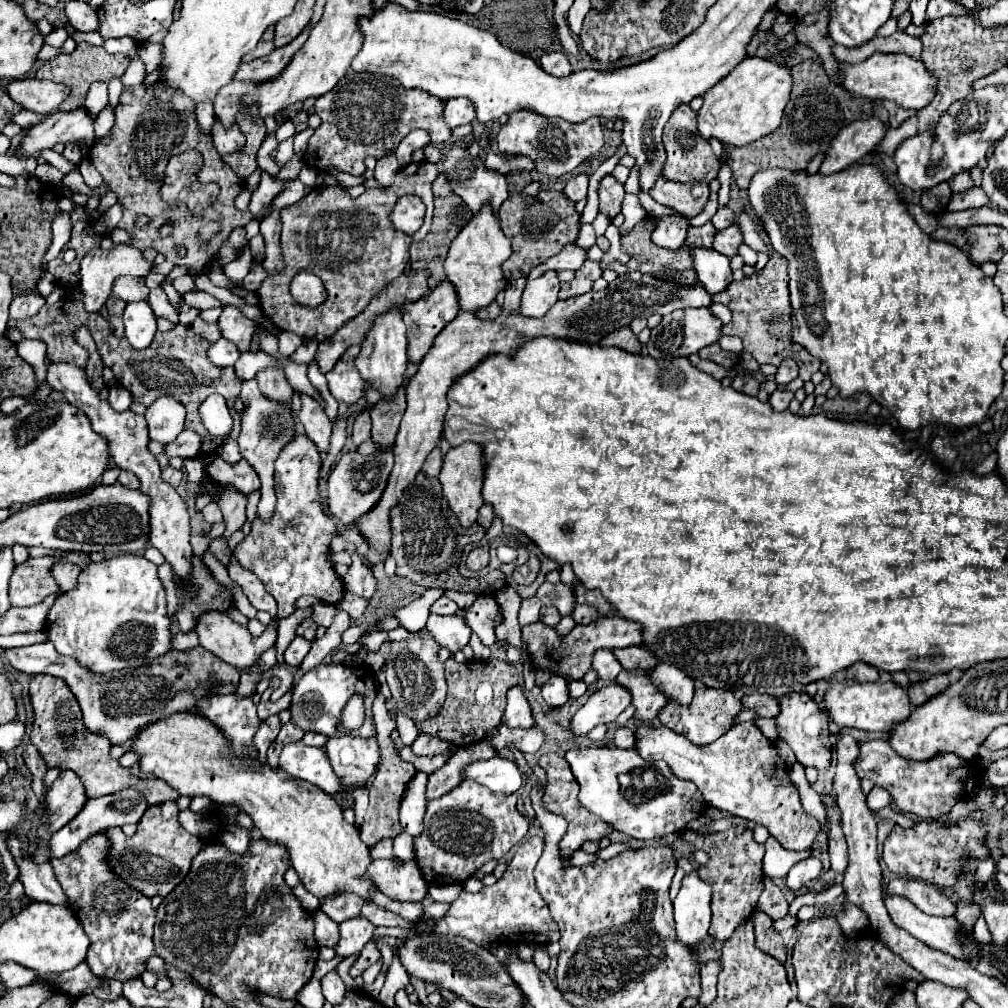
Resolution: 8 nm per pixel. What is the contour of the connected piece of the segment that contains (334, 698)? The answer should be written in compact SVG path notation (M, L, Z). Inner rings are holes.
M319 664L317 668L309 670L301 676L301 680L291 690L291 722L295 722L305 732L321 732L327 736L341 736L341 734L353 734L353 736L373 736L372 704L377 695L375 678L369 670L359 670L347 664ZM355 694L361 694L364 698L365 722L359 730L345 730L341 728L341 712L347 704L347 700Z

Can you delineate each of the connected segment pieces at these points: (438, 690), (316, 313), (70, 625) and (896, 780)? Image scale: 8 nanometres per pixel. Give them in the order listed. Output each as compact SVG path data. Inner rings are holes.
M421 630L417 636L393 642L391 654L385 660L387 684L391 688L393 702L399 712L405 712L413 720L431 718L433 714L437 714L437 710L441 710L447 698L447 682L443 674L443 662L439 660L439 650L441 644L437 644L427 630Z
M411 162L409 166L401 168L395 182L389 188L383 190L367 190L359 198L351 198L345 190L335 188L335 186L315 186L301 202L285 206L281 210L281 222L283 222L283 232L281 232L281 248L283 248L283 258L285 258L285 270L277 276L269 276L261 288L259 288L259 300L261 300L261 310L263 314L281 330L295 332L301 338L329 338L333 336L347 320L355 318L365 310L365 306L371 302L371 298L381 292L389 282L393 282L397 276L403 274L407 262L409 262L409 246L413 240L421 240L427 236L429 226L431 226L431 216L433 216L433 192L431 192L431 182L437 178L437 166L429 162ZM415 194L423 200L427 206L425 222L423 226L413 234L407 236L405 232L395 230L389 214L395 206L395 202L401 196ZM299 270L309 270L315 276L319 276L329 292L329 300L321 304L319 308L303 308L299 306L293 296L289 294L289 284L293 276Z
M123 554L123 556L115 556L111 560L103 560L99 564L89 564L87 568L81 570L79 574L79 580L77 580L77 586L69 592L63 592L55 598L49 614L47 614L47 624L51 628L47 628L47 640L51 640L55 644L55 650L63 656L73 656L77 658L81 664L87 664L93 672L109 672L109 670L123 670L123 666L141 666L145 662L153 662L157 656L161 654L167 654L171 652L171 620L165 616L165 610L167 610L167 600L165 600L165 590L163 590L163 584L159 582L157 578L157 566L151 564L149 560L145 560L143 556L137 556L137 554Z
M885 740L863 742L855 770L859 778L869 778L877 786L885 788L901 812L915 814L921 820L939 820L945 816L961 798L967 796L963 782L971 776L983 776L983 770L977 768L975 762L961 762L961 758L955 754L941 754L941 758L933 758L933 762L909 762L899 756Z

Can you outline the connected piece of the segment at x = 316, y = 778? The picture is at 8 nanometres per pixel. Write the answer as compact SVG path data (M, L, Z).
M301 740L286 744L279 756L279 766L291 776L319 786L321 790L325 790L325 794L337 800L345 796L341 778L333 774L333 768L329 766L329 758L323 748L307 746Z

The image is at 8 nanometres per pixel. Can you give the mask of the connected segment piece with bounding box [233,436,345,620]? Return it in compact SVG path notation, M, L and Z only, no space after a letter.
M297 436L283 452L281 458L275 462L275 494L277 494L277 506L269 522L261 520L259 516L251 524L251 532L237 544L233 550L237 562L253 572L267 588L267 592L277 600L279 614L277 618L287 618L291 616L297 606L295 602L305 596L313 594L321 598L323 602L339 602L343 596L343 580L335 574L333 562L329 560L329 544L337 532L333 520L325 514L323 504L321 504L321 494L319 494L319 468L321 468L321 454L313 442L309 442L307 436Z

